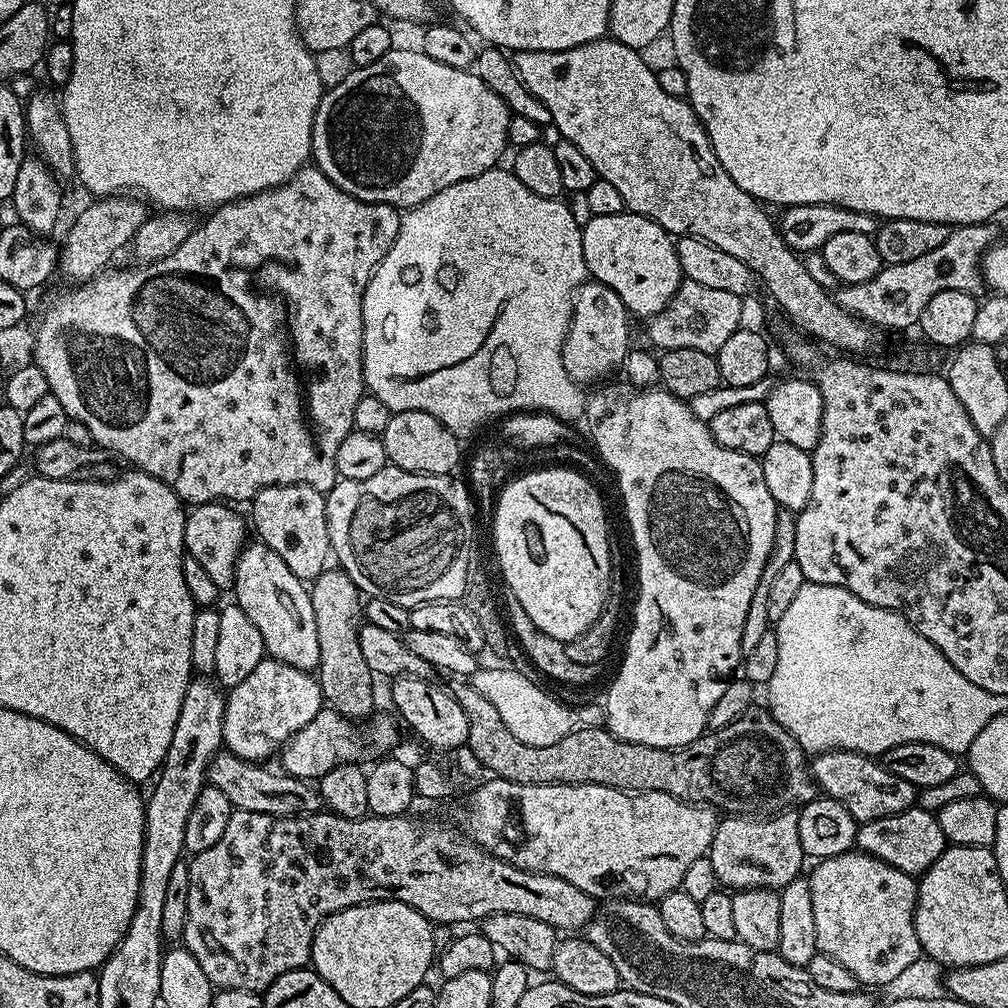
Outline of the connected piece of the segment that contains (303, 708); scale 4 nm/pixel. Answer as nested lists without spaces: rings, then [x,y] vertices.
[[[266,658],[254,666],[254,671],[243,682],[238,682],[238,686],[227,693],[222,722],[223,747],[243,760],[267,761],[267,756],[275,757],[285,742],[298,734],[298,730],[302,730],[302,726],[306,726],[306,722],[310,722],[323,707],[325,702],[320,682],[312,672],[303,672],[294,666],[286,666],[286,662]]]

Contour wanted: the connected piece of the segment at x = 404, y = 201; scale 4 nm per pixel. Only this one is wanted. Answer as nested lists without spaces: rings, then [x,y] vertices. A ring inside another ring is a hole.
[[[390,48],[384,56],[370,62],[369,65],[353,67],[351,71],[346,73],[333,88],[331,85],[325,91],[324,97],[320,99],[320,104],[316,108],[312,127],[311,159],[315,167],[320,168],[322,174],[326,174],[330,182],[334,182],[334,186],[338,186],[338,190],[346,190],[346,194],[362,202],[390,204],[393,208],[407,210],[426,202],[426,198],[438,194],[438,190],[446,190],[446,186],[454,186],[454,182],[474,178],[501,163],[500,155],[503,154],[504,148],[509,147],[508,117],[510,113],[502,102],[502,98],[498,98],[498,94],[494,94],[494,90],[490,90],[490,86],[486,86],[486,82],[482,82],[482,78],[478,78],[475,72],[466,68],[446,66],[442,62],[434,62],[434,58],[430,58],[424,52],[414,53],[394,48]]]

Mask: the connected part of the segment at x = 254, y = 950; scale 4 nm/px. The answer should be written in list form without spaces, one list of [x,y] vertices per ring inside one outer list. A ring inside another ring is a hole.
[[[239,810],[233,811],[230,822],[226,822],[226,830],[222,833],[222,838],[218,838],[218,842],[214,842],[214,846],[210,846],[210,850],[202,850],[201,852],[195,853],[188,860],[188,873],[190,874],[190,906],[188,907],[188,917],[186,918],[186,926],[184,927],[184,934],[182,937],[183,947],[190,950],[190,954],[194,954],[194,958],[198,958],[198,966],[202,966],[202,971],[206,973],[206,978],[210,978],[210,982],[220,990],[229,988],[230,990],[246,990],[247,992],[255,992],[257,994],[263,994],[268,991],[269,986],[275,982],[278,978],[282,978],[282,974],[286,974],[290,970],[298,970],[299,968],[309,967],[312,958],[312,939],[316,933],[317,926],[326,919],[327,916],[332,916],[336,912],[341,912],[347,908],[352,908],[356,904],[371,904],[373,900],[397,900],[402,902],[406,906],[410,906],[414,910],[418,910],[422,915],[425,916],[428,921],[433,925],[439,926],[439,924],[464,924],[460,926],[468,926],[473,922],[479,922],[484,920],[490,914],[526,914],[530,918],[538,918],[542,922],[546,922],[564,934],[576,934],[579,930],[587,929],[588,924],[592,921],[592,915],[596,913],[598,907],[597,897],[586,894],[582,890],[578,890],[578,886],[570,886],[570,882],[566,882],[562,878],[554,878],[550,874],[542,874],[541,872],[531,872],[530,870],[522,870],[518,866],[514,866],[510,862],[500,860],[496,856],[492,856],[489,852],[477,846],[473,840],[469,840],[467,835],[463,831],[460,832],[456,828],[451,828],[448,824],[439,824],[436,820],[428,820],[423,824],[420,820],[411,820],[411,815],[405,814],[402,816],[374,816],[366,815],[360,820],[351,820],[345,816],[339,816],[336,812],[329,812],[327,810],[321,810],[319,812],[310,812],[307,814],[301,814],[299,816],[282,816],[274,817],[270,814],[254,814],[253,812],[242,812]]]

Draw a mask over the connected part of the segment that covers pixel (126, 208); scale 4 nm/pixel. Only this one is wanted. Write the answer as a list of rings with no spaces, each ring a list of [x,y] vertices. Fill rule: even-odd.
[[[117,194],[96,198],[91,201],[89,208],[84,208],[76,216],[68,237],[64,240],[64,248],[58,252],[58,272],[66,279],[72,280],[73,285],[84,283],[99,275],[109,267],[112,255],[119,248],[127,249],[131,245],[138,226],[148,219],[150,212],[143,199],[132,194]]]

